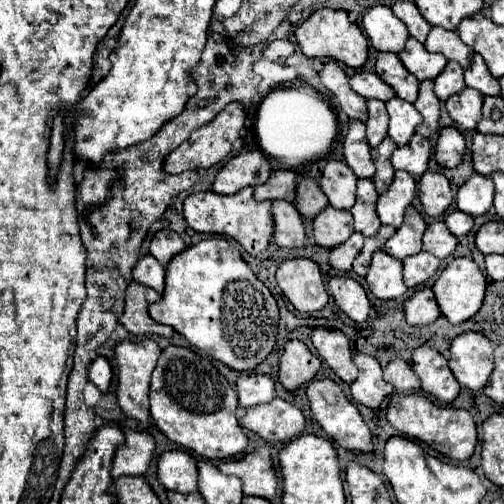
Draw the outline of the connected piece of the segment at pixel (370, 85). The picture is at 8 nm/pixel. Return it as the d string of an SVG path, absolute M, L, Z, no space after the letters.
M360 70L350 78L350 86L354 92L358 92L360 96L364 96L366 100L370 98L378 98L382 102L388 102L390 98L396 98L396 92L384 84L376 72L368 72L368 70Z

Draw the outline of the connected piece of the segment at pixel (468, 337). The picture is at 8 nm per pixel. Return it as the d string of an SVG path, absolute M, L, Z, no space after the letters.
M464 332L450 346L450 370L460 386L482 390L494 370L494 344L484 334Z

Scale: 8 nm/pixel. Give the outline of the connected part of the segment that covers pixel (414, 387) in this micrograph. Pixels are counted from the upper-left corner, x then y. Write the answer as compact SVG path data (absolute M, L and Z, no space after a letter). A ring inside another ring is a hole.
M392 360L384 368L384 380L394 386L398 394L414 394L420 390L420 380L406 360Z

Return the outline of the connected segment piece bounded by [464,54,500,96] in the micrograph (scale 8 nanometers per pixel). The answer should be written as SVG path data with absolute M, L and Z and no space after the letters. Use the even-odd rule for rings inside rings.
M474 54L472 64L464 70L464 78L466 78L466 86L480 90L484 96L498 96L500 94L500 84L490 74L490 70L480 54Z

